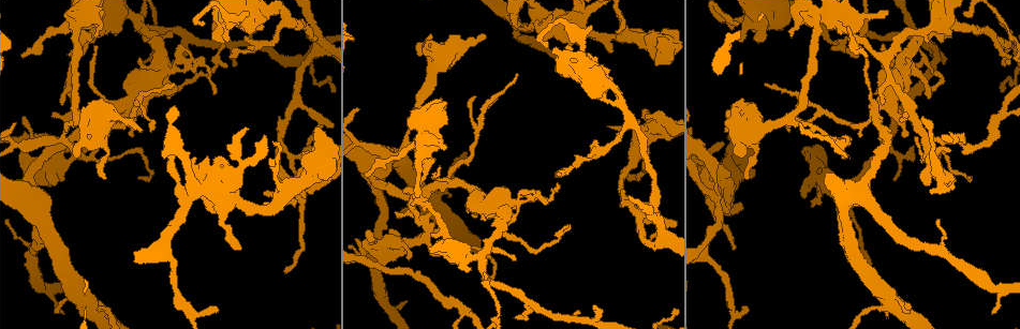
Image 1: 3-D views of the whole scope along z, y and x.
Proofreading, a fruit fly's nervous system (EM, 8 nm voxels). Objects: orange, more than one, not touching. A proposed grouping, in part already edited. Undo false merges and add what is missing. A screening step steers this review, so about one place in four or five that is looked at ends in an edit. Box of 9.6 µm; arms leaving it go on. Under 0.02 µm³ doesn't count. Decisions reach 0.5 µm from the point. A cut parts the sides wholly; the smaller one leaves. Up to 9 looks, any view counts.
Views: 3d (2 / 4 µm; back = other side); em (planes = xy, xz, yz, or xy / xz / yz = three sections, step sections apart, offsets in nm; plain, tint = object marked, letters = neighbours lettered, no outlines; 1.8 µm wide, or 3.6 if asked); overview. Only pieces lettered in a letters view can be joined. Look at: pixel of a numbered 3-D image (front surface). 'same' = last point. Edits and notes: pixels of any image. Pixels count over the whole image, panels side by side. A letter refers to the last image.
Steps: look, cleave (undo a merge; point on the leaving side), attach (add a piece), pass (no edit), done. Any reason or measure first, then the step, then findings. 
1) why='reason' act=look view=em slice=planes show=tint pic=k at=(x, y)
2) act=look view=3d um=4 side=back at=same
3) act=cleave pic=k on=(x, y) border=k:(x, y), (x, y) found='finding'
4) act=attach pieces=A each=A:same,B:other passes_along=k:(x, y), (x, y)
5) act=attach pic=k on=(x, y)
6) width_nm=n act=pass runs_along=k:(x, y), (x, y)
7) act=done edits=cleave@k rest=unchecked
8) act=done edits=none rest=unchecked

why='arms run side by side' act=look view=em slice=yz step=4 show=tint pic=1 at=(722, 190)

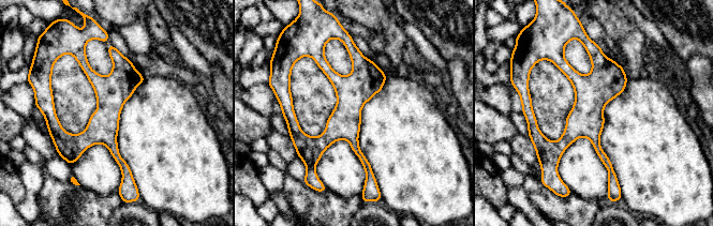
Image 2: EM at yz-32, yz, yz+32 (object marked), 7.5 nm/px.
act=look view=em slice=planes show=tint at=same

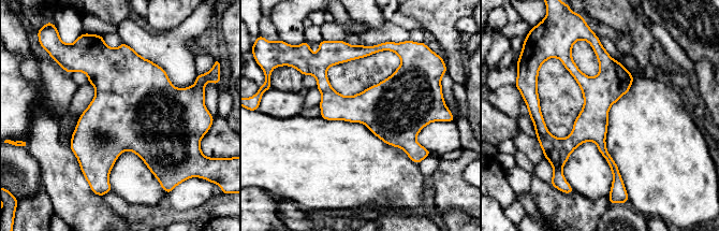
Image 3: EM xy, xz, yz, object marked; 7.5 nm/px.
why='see the neighbours' act=look view=em slice=planes show=letters at=same

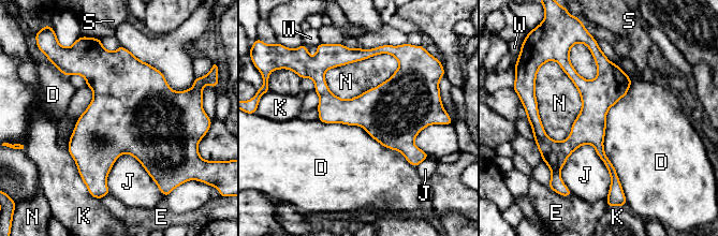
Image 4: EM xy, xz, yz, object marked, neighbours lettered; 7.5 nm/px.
act=pass each=D:other,E:other,J:other,K:other,N:other,S:other,W:other border=4:(631, 82), (603, 141), (623, 190) found='one neuron here'

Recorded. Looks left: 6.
why='thin end' act=look view=em um=3.6 slice=planes show=letters pic=1 at=(747, 178)

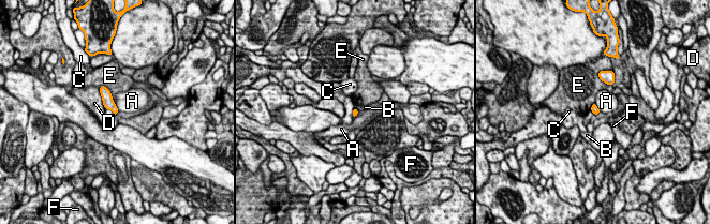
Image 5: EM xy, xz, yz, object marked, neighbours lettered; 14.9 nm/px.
act=pass each=A:other,B:other,C:other,D:other,E:other,F:other border=5:(112, 99), (118, 110) found='no lettered piece goes on from it'

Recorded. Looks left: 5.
why='an open end' act=look view=em slice=planes show=letters pic=1 at=(219, 310)

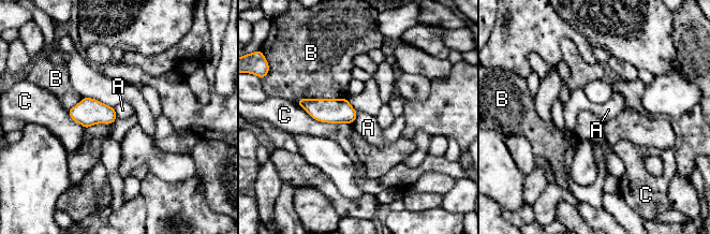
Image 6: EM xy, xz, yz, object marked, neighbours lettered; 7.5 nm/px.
longest_contact=C:440nm act=pass each=A:other,B:other,C:other border=6:(357, 113), (352, 122) found='no lettered piece goes on from it'

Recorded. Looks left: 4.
act=look view=3d um=2 pic=1 at=(731, 248)

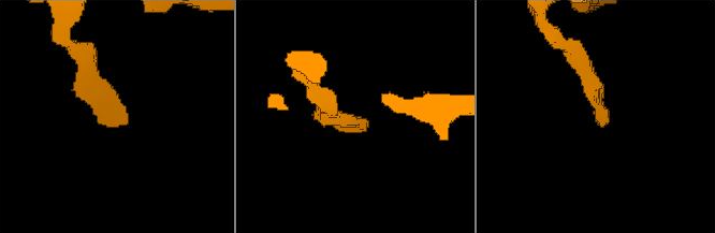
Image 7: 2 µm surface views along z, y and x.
act=look view=em slice=planes show=letters pic=7 at=(365, 121)

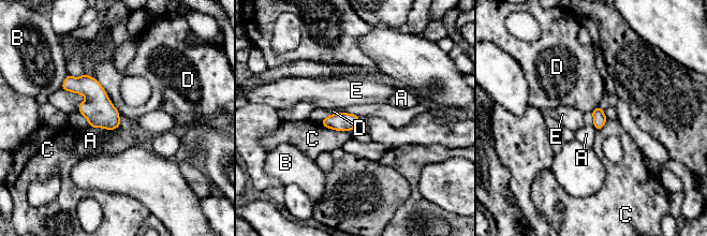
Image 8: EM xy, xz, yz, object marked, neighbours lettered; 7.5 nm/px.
longest_contact=D:320nm act=pass each=A:other,B:other,C:other,D:other,E:other border=8:(94, 77), (112, 104), (119, 112) found='no lettered piece goes on from it'

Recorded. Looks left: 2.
act=done edits=none rest=unchecked

